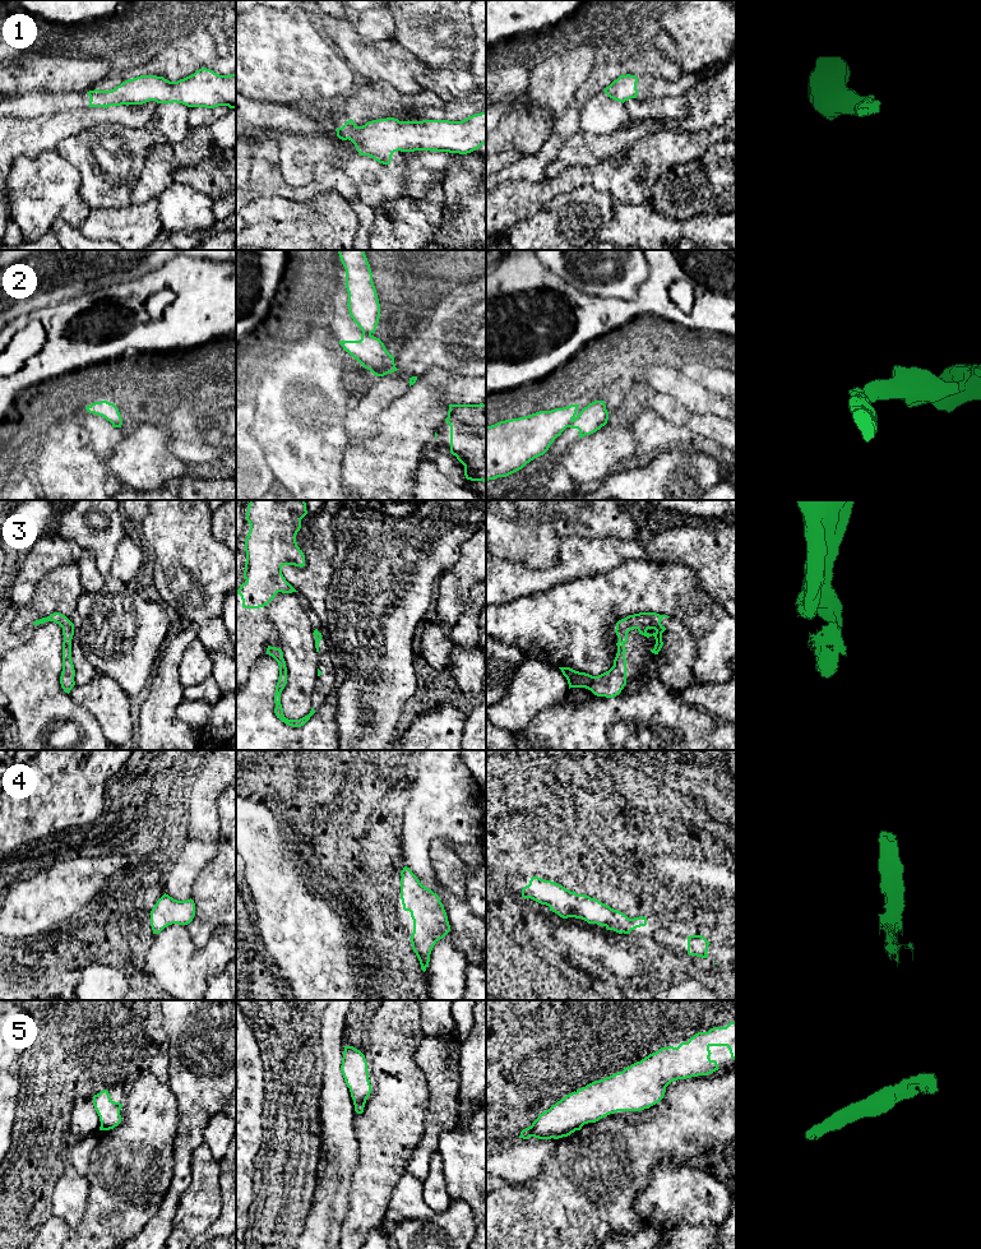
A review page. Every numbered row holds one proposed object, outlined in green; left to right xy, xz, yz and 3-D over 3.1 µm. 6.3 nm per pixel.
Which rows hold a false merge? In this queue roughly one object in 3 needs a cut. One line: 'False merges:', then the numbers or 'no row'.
False merges: 2

